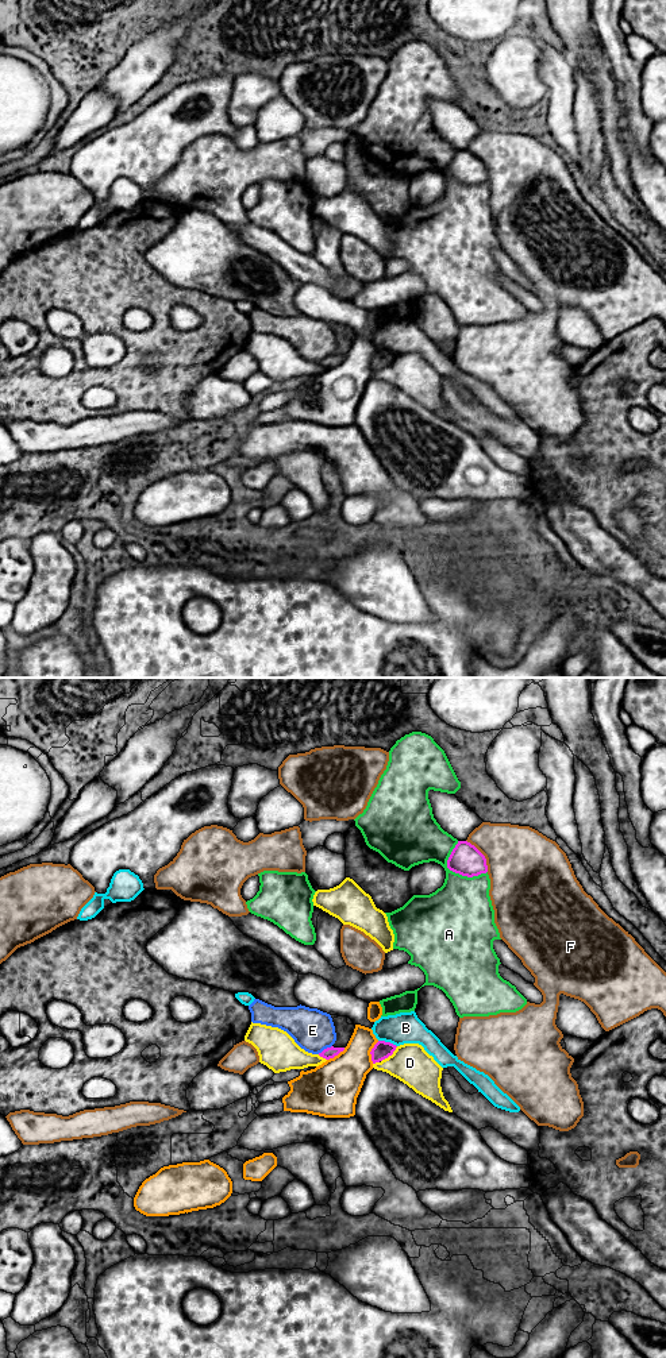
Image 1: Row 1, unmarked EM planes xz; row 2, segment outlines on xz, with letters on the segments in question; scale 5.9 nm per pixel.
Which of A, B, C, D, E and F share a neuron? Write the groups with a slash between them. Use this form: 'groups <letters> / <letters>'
groups A / B / C / D / E F

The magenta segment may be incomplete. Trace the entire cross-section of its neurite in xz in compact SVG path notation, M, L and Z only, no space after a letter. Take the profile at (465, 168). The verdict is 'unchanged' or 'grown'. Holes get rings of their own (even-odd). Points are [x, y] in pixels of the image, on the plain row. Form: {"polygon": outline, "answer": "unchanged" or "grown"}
{"polygon": "M458 150L447 169L447 177L467 186L488 181L485 165L467 150Z", "answer": "unchanged"}

